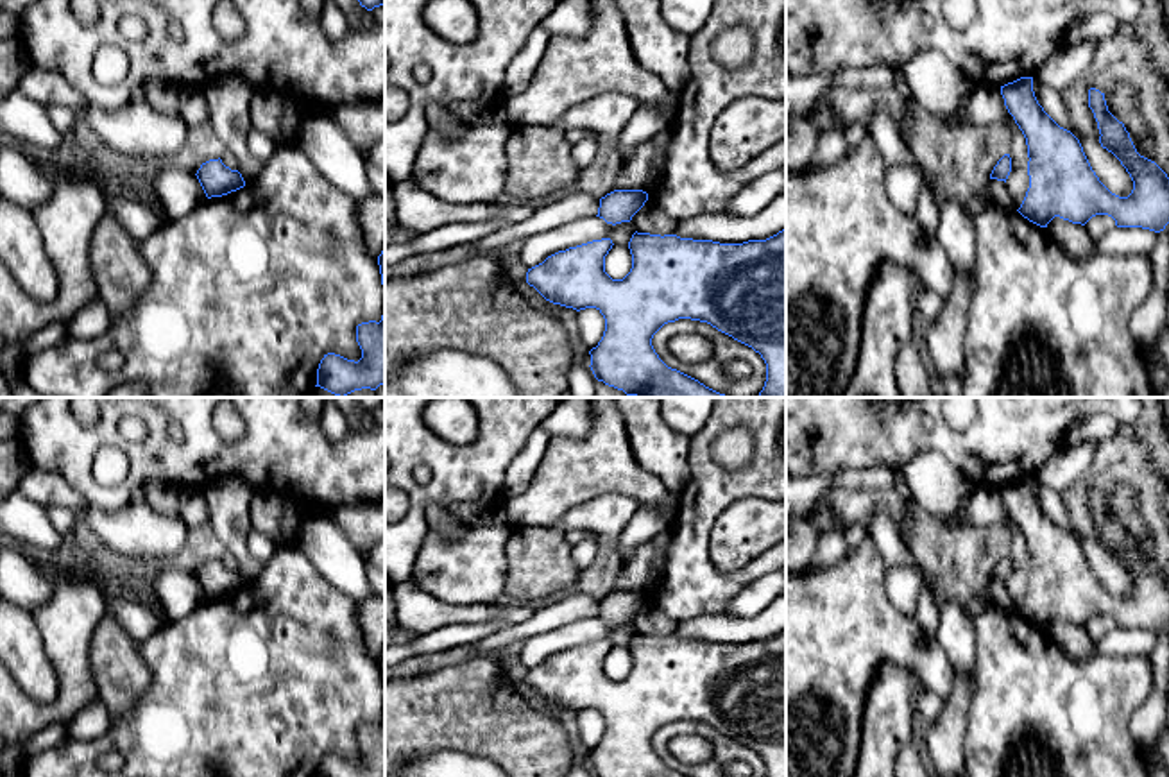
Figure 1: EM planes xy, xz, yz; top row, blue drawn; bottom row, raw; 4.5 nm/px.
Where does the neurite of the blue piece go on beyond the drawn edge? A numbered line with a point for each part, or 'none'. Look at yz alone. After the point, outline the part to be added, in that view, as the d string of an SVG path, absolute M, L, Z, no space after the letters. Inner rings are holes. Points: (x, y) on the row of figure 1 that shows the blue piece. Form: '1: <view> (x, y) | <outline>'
none

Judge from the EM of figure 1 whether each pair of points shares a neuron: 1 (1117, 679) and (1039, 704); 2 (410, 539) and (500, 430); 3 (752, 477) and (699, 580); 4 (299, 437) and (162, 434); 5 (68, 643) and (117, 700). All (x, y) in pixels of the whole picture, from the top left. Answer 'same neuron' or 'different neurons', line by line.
1: same neuron
2: same neuron
3: same neuron
4: same neuron
5: different neurons

